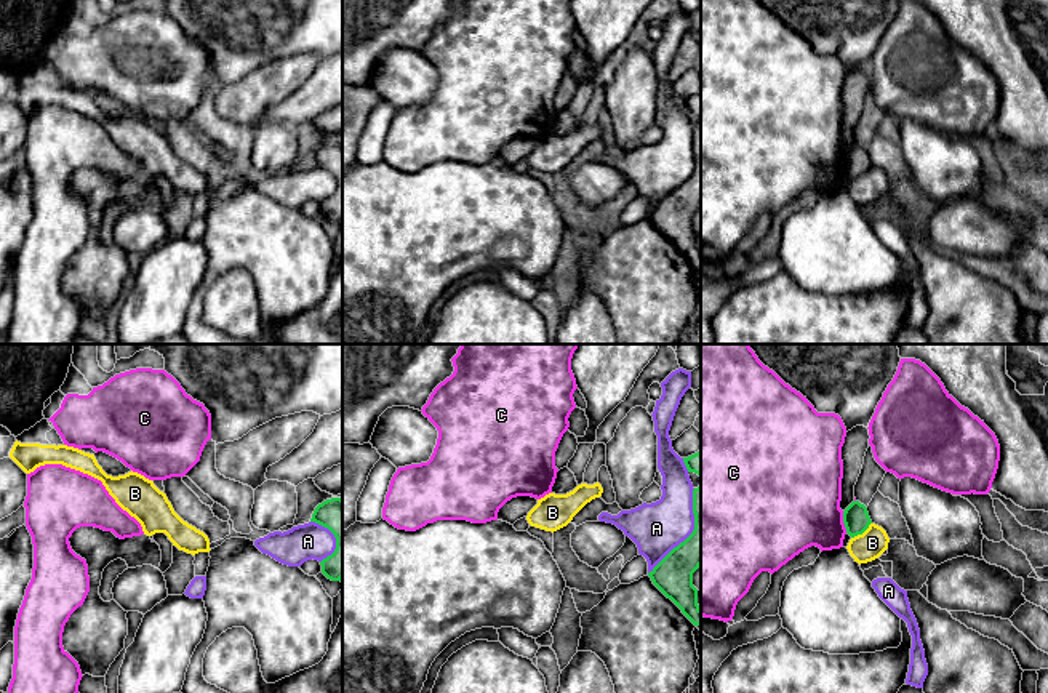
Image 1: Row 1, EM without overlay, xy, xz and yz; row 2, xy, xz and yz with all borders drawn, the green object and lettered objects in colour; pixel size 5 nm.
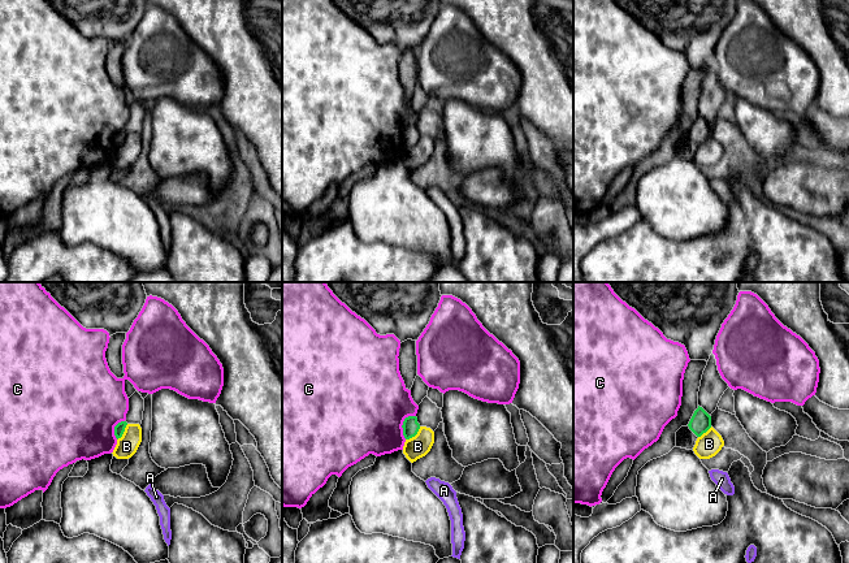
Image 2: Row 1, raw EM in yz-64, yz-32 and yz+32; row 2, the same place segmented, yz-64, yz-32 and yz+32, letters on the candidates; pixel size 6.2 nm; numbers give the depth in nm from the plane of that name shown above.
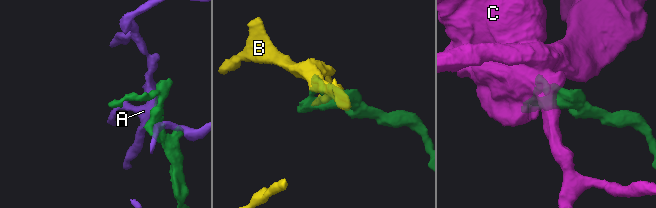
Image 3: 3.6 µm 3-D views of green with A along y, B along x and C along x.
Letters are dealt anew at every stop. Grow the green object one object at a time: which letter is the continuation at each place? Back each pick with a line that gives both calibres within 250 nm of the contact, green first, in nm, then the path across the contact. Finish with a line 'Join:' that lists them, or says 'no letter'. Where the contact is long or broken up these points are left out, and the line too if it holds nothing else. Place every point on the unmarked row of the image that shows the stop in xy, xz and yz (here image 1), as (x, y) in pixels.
Join: no letter

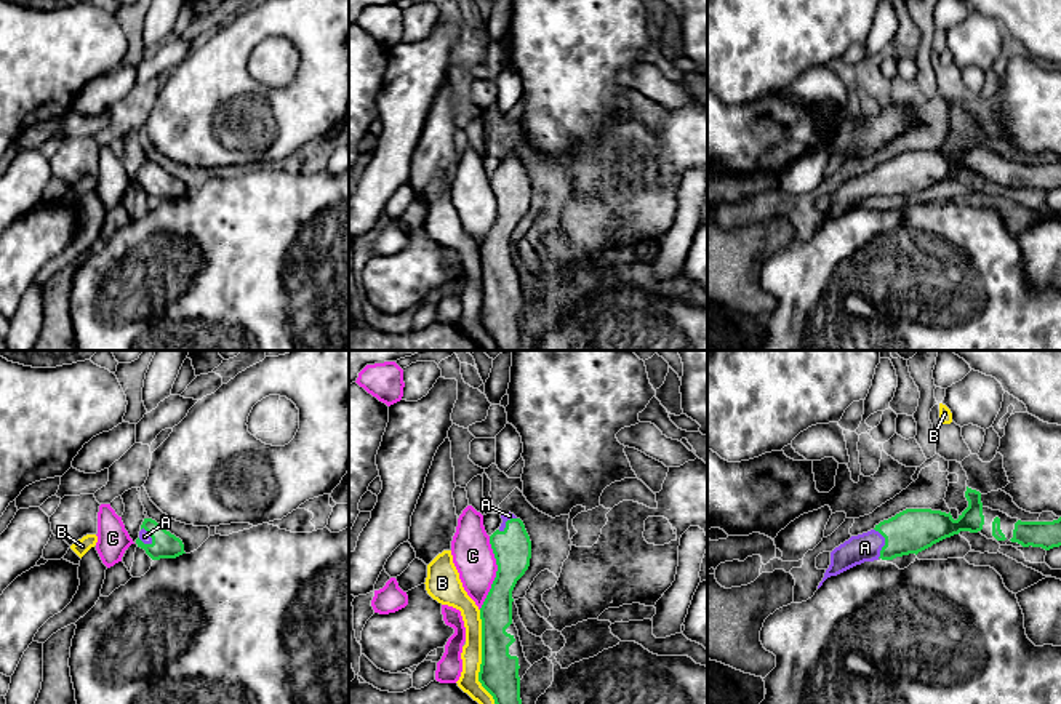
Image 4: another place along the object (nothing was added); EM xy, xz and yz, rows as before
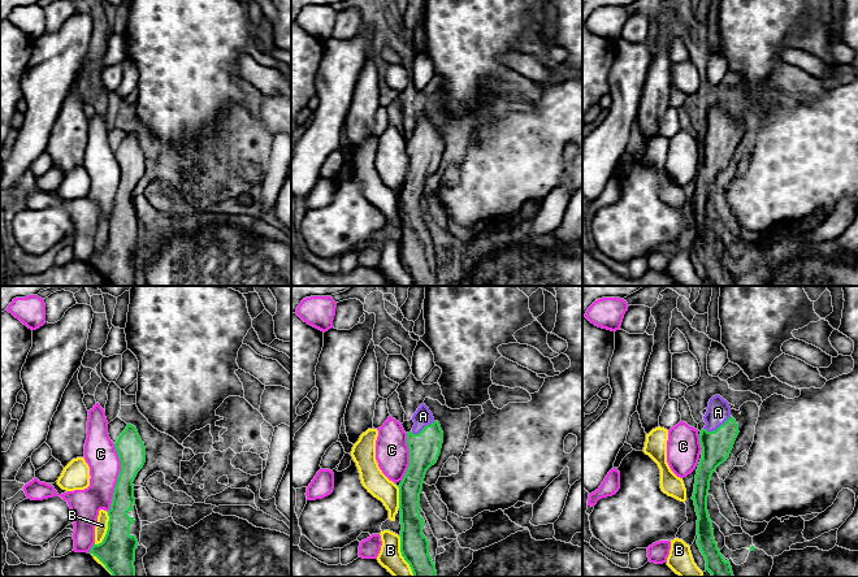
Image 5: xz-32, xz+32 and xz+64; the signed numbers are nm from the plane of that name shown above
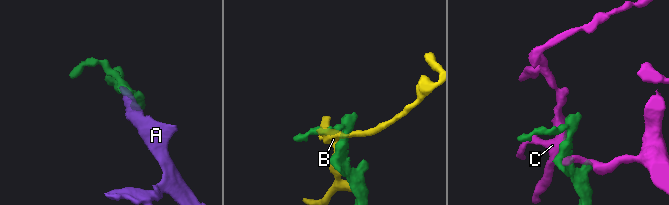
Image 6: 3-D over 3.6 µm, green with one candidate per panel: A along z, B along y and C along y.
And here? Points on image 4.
A: calibres 220 and 140 nm; way yz (912, 172), (885, 184), (864, 189)
Join: A

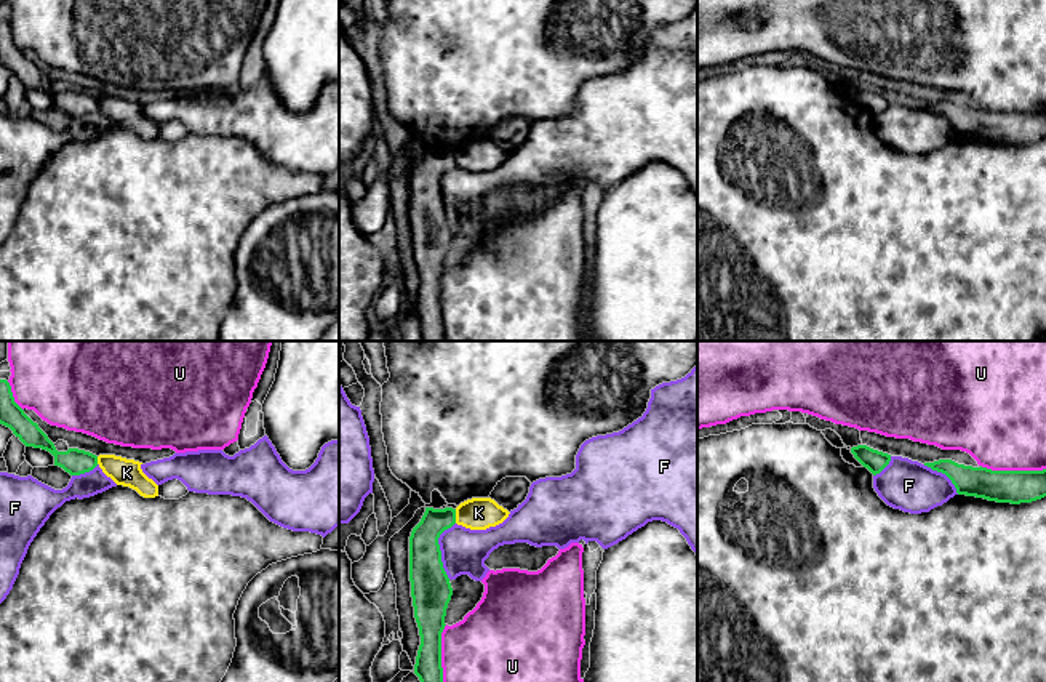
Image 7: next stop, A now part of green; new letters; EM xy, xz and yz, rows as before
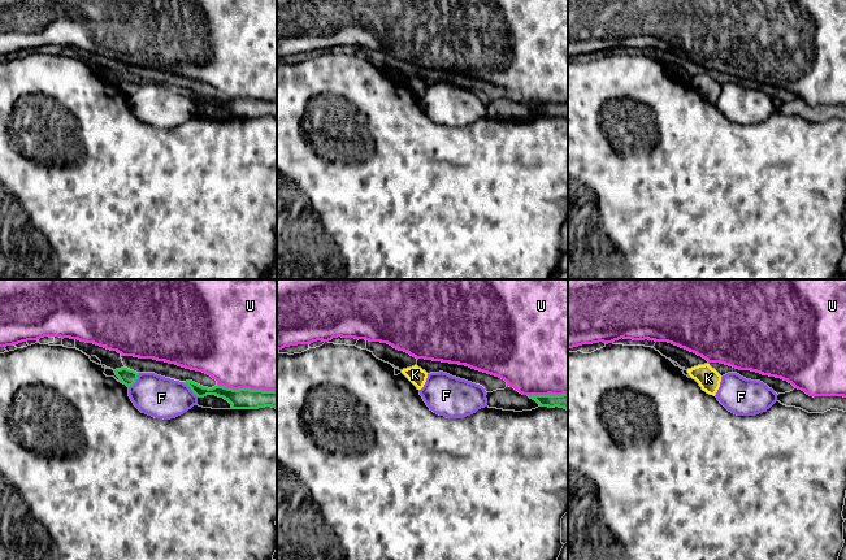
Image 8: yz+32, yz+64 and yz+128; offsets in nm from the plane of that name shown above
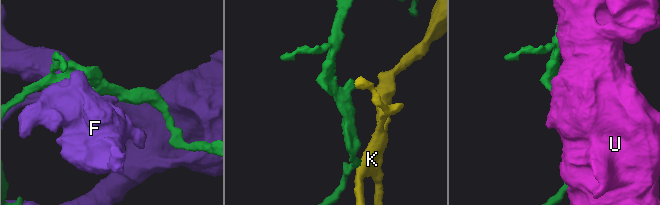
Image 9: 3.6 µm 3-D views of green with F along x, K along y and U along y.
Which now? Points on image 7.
Join: no letter

